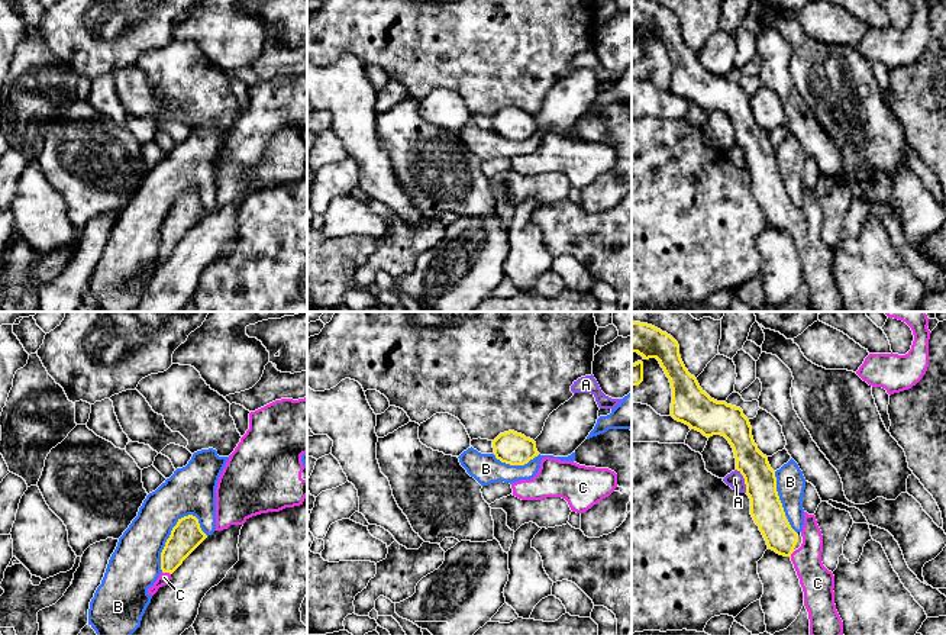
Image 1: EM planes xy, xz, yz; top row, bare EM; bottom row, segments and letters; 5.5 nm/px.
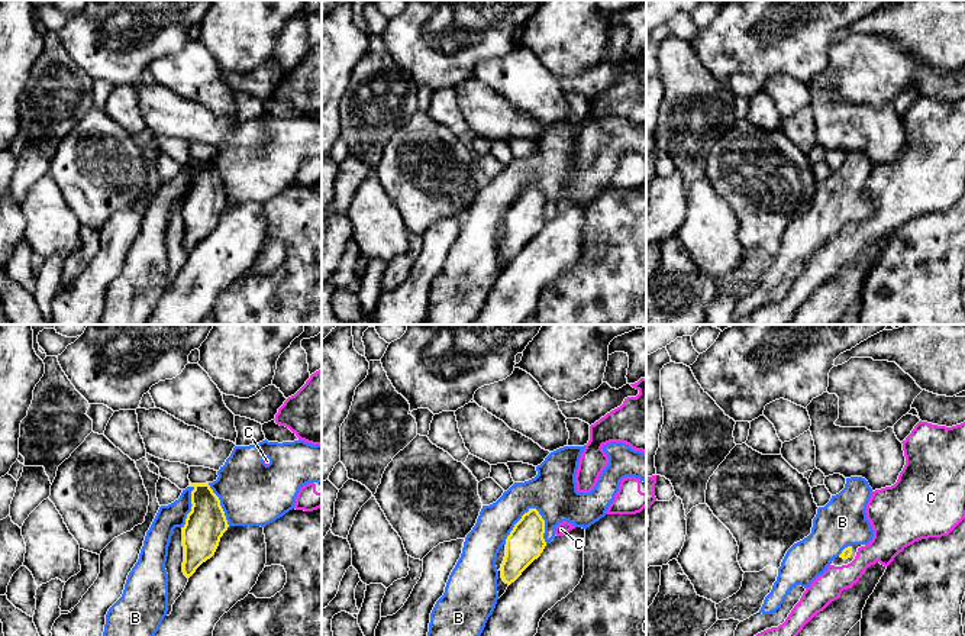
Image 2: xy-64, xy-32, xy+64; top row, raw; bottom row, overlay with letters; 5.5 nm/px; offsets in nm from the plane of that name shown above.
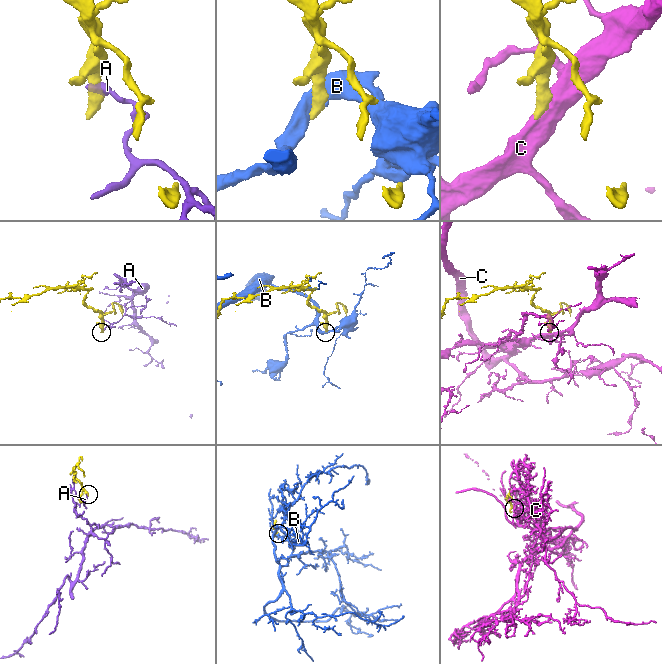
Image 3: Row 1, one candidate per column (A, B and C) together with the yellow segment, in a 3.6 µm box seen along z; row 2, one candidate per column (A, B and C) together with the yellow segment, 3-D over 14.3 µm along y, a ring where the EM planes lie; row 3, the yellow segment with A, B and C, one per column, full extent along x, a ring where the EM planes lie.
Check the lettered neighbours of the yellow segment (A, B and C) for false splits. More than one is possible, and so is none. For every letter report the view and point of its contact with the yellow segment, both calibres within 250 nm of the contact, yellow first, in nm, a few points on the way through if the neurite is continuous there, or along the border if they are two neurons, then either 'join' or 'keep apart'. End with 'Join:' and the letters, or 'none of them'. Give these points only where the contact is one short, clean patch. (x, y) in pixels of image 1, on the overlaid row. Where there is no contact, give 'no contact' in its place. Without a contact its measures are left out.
A: meets yellow in yz at (745, 480); 180 nm thick on the yellow side, 90 nm on the other; border along yz (736, 469), (743, 479), (746, 492); keep apart
B: meets yellow in xy at (168, 538); 170 nm thick on the yellow side, 280 nm on the other; keep apart
C: meets yellow in xy at (167, 571); 170 nm thick on the yellow side, 60 nm on the other; runs through xy (186, 535), (173, 554), (167, 571), (164, 577); join
Join: C

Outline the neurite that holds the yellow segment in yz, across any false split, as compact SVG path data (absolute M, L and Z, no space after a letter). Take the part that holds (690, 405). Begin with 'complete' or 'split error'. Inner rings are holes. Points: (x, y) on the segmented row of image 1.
split error; M632 320L632 354L656 358L672 389L671 416L710 438L724 436L733 448L736 470L743 476L750 515L769 549L790 557L804 592L810 635L843 635L834 605L834 576L821 563L823 535L816 516L804 512L803 544L791 528L777 491L775 471L752 436L740 407L711 399L688 373L678 342L661 329Z

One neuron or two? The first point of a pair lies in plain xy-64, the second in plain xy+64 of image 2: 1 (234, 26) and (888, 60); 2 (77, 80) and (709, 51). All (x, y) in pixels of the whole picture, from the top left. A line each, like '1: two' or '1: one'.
1: one
2: two

